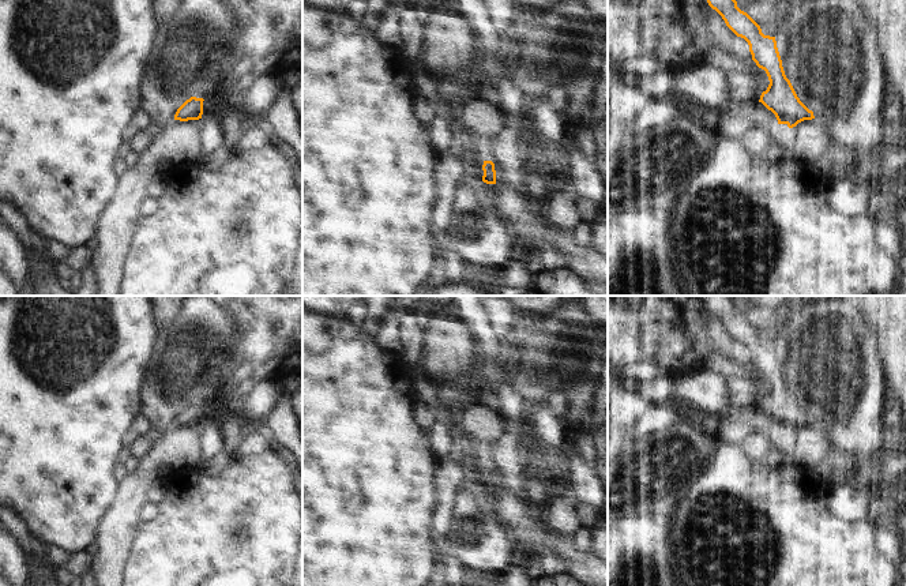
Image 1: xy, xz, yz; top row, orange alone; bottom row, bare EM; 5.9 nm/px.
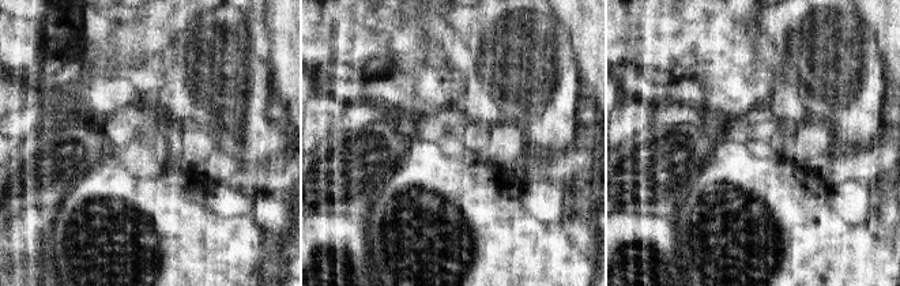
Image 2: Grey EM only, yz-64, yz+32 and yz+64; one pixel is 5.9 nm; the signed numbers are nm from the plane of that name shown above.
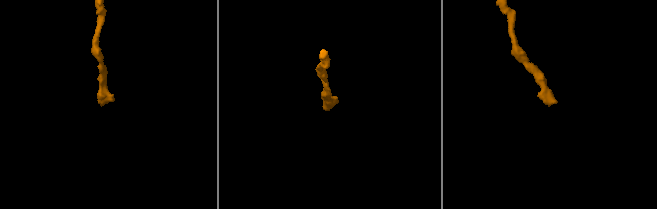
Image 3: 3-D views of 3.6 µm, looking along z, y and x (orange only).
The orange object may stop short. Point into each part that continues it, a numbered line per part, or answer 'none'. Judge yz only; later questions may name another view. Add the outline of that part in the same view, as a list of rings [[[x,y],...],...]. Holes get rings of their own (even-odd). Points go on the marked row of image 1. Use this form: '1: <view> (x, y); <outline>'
none

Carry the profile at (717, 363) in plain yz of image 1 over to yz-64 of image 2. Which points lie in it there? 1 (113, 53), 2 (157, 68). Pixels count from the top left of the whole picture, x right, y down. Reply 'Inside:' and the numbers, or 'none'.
Inside: 2

